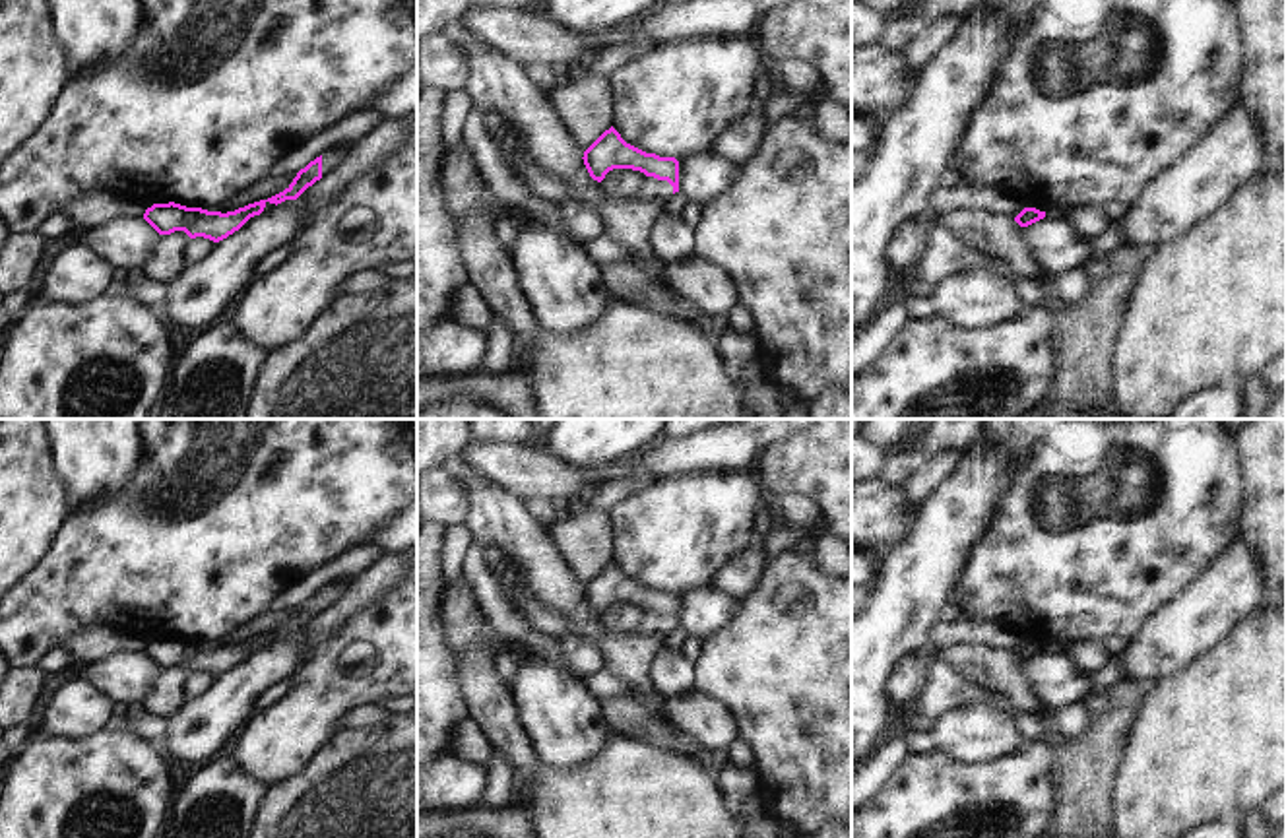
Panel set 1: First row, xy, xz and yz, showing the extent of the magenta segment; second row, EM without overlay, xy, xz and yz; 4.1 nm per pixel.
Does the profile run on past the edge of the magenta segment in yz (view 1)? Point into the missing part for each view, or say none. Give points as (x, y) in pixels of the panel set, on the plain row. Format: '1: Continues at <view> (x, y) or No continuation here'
1: No continuation here.

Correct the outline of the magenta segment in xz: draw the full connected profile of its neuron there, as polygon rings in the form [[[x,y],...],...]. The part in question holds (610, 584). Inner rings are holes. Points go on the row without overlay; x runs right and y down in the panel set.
[[[613,561],[584,586],[582,594],[590,611],[597,617],[613,603],[632,603],[646,611],[667,615],[673,621],[673,628],[679,627],[679,596],[646,588],[627,578]]]

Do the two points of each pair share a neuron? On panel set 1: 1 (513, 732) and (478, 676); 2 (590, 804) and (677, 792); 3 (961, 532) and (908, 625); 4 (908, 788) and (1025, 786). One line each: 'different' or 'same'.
1: same
2: same
3: same
4: same

